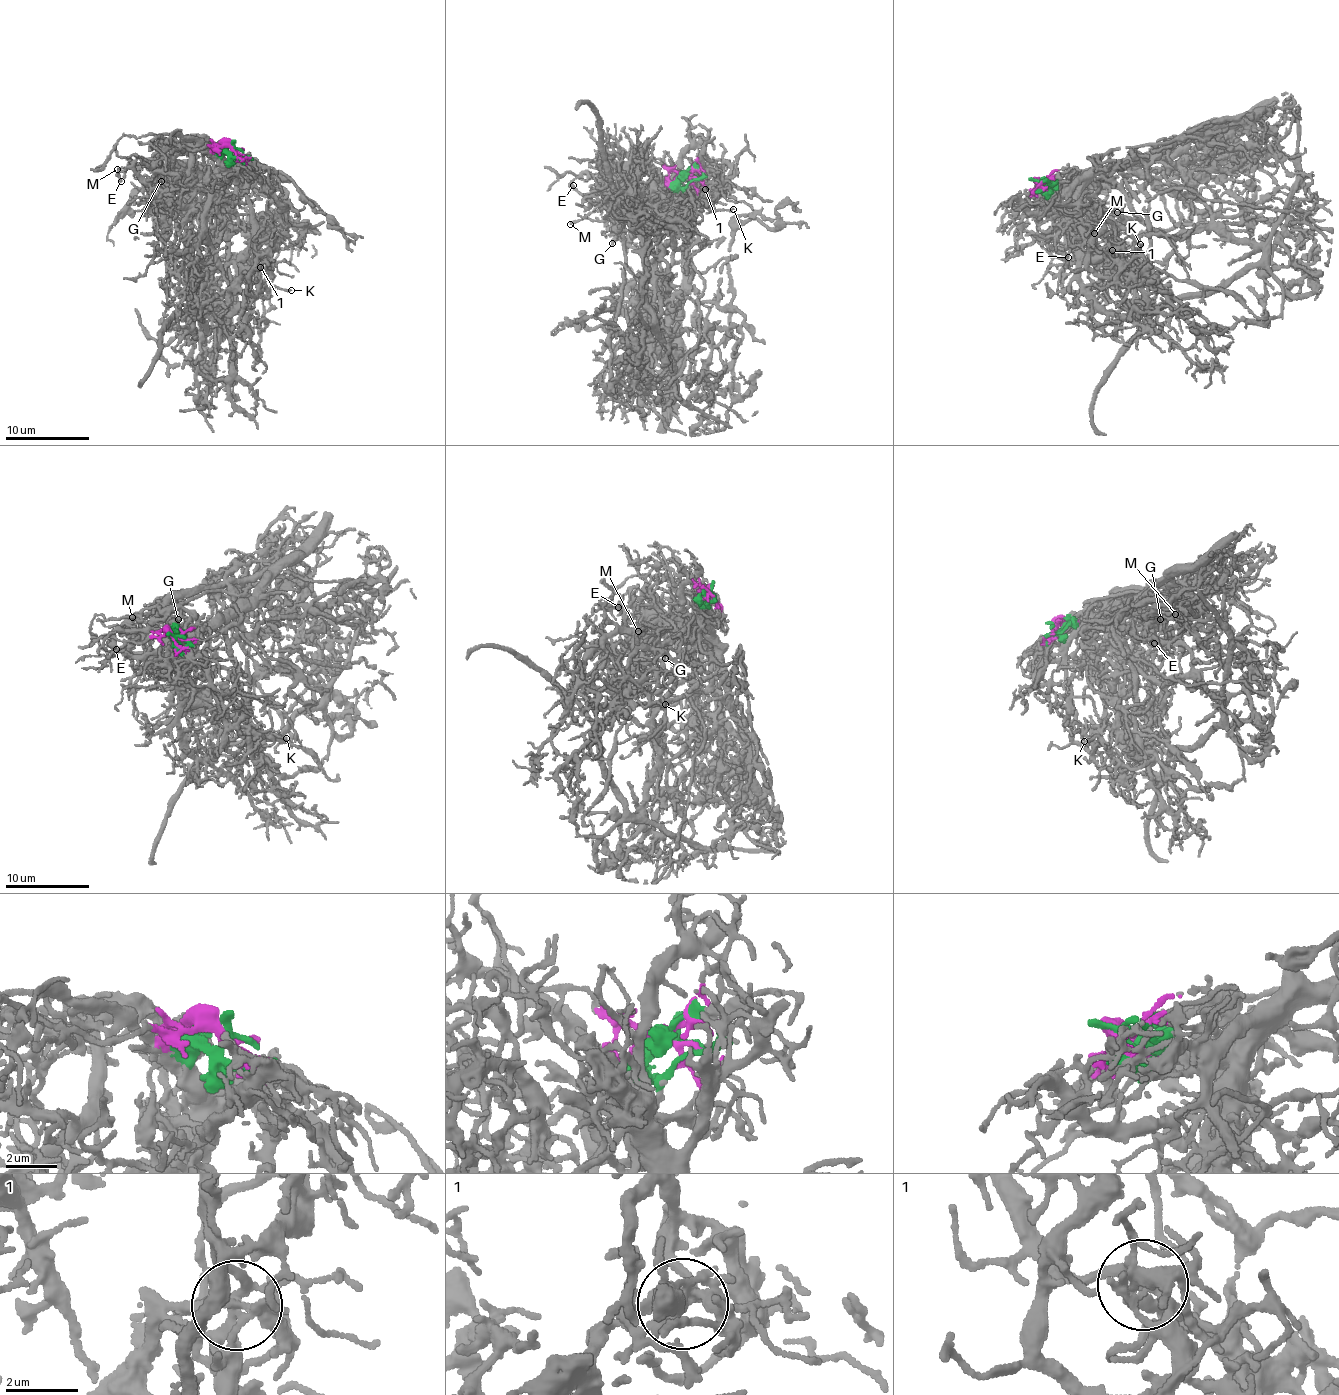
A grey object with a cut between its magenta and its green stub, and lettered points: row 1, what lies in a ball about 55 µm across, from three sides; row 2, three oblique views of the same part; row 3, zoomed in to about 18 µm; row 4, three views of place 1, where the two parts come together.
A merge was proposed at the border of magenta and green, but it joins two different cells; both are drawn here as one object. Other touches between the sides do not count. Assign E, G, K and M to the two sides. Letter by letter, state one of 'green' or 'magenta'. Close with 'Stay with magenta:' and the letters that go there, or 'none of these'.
E: magenta
G: magenta
K: magenta
M: magenta
Stay with magenta: E, G, K, M

